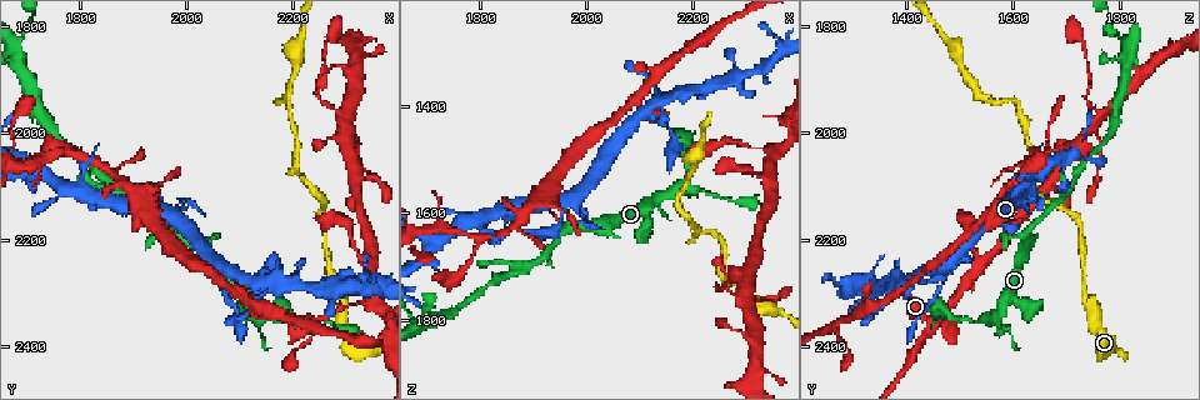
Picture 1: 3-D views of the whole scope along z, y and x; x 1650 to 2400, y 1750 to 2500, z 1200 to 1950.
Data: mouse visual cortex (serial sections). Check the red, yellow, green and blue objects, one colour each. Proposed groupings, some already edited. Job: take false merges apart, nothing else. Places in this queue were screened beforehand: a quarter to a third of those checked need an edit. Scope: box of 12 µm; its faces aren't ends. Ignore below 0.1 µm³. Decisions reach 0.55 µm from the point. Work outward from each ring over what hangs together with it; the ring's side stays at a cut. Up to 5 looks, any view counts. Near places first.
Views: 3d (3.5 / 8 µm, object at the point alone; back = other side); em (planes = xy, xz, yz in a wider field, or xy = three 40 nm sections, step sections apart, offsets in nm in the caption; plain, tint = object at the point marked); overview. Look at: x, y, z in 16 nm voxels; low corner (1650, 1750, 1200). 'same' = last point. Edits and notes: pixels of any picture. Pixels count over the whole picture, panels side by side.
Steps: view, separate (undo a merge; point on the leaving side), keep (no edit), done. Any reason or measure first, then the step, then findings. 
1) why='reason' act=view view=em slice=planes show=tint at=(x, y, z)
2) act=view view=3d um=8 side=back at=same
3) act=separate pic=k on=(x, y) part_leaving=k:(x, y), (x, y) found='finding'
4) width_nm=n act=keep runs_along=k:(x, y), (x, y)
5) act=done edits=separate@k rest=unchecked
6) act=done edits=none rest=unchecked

why='abrupt turn' act=view view=3d um=3.5 side=back at=(1955, 2125, 1610)

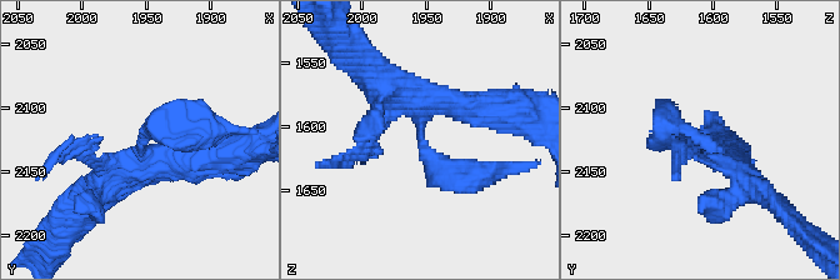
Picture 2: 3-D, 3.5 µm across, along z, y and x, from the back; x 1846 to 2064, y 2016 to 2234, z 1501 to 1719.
act=view view=em slice=xy step=1 show=tint at=(1956, 2124, 1610)

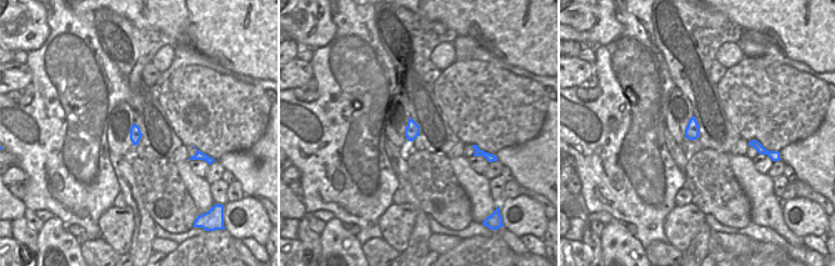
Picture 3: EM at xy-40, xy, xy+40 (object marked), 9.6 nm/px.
why='cut it another way' act=view view=em slice=planes show=tint at=same

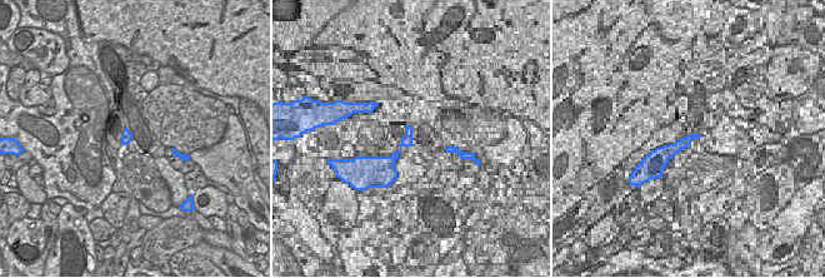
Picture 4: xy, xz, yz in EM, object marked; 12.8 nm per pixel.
act=keep runs_along=2:(459, 106), (420, 115), (424, 154), (485, 176) found='continuous, no second cell'

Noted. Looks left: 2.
act=view view=3d um=8 at=(1805, 2040, 1640)

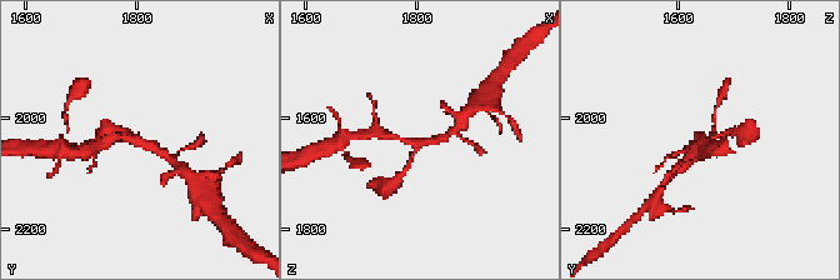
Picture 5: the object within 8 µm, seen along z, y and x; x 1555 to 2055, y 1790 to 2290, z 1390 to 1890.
arms=3 arm_widths_nm=150,200,200 why='shape alone is not enough' act=view view=em slice=xy step=2 show=tint at=(1805, 2045, 1645)

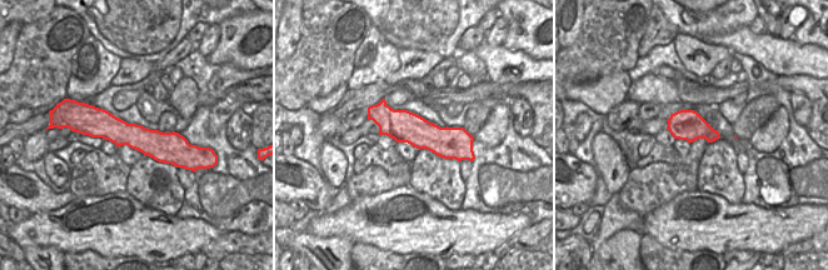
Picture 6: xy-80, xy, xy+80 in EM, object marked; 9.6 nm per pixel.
width_nm=320 act=keep runs_along=5:(169, 158), (133, 139), (105, 141) found='continuous, no second cell'

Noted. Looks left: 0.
act=done edits=none rest=unchecked

